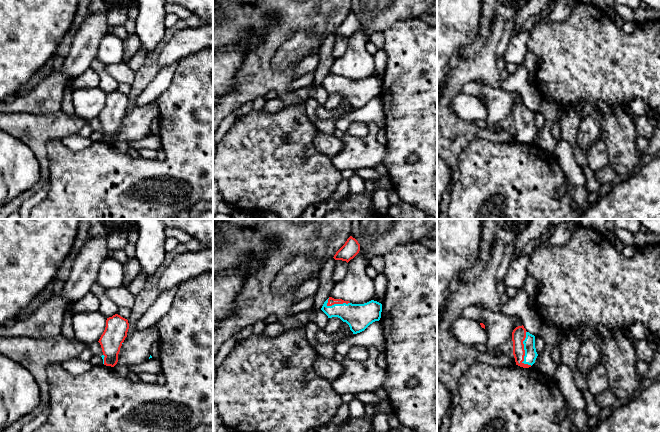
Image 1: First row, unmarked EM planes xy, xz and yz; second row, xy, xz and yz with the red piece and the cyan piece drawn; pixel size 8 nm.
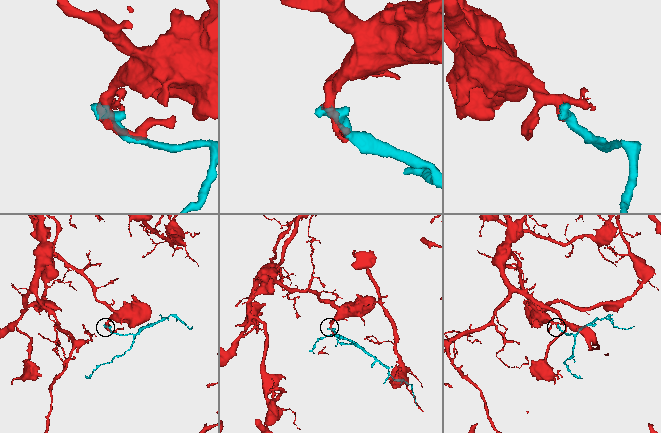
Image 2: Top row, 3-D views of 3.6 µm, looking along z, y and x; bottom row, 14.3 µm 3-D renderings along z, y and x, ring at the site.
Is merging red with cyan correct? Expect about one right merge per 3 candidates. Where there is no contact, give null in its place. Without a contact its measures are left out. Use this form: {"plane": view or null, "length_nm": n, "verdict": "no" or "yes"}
{"plane": "yz", "length_nm": 280, "verdict": "yes"}

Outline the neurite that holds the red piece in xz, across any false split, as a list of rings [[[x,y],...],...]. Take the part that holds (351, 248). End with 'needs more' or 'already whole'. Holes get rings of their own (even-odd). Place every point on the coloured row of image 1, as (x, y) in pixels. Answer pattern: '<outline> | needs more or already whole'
[[[350,236],[345,244],[334,255],[335,260],[346,261],[347,263],[353,259],[360,251],[360,244],[358,241]]] | already whole

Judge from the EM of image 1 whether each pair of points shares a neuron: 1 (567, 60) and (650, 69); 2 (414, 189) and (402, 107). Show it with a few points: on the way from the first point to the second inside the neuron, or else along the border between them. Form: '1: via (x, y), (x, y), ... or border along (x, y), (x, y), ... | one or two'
1: via (588, 60), (598, 61), (611, 66), (629, 66) | one
2: via (402, 169), (402, 141), (405, 137), (405, 127) | one

